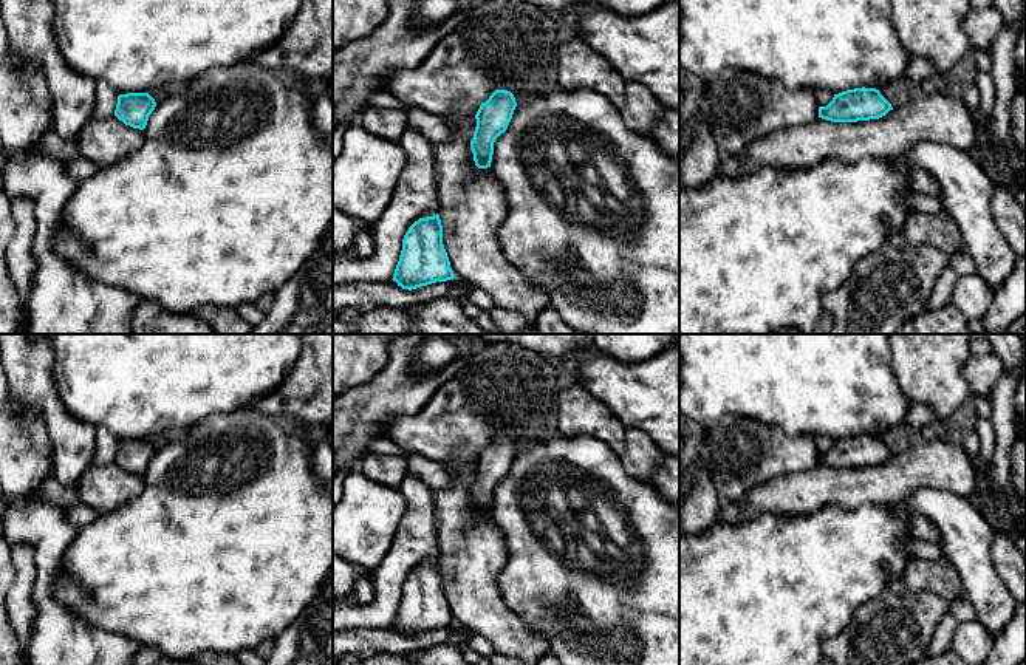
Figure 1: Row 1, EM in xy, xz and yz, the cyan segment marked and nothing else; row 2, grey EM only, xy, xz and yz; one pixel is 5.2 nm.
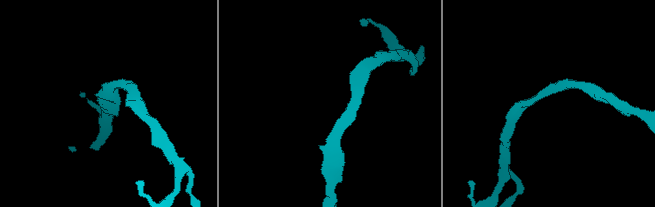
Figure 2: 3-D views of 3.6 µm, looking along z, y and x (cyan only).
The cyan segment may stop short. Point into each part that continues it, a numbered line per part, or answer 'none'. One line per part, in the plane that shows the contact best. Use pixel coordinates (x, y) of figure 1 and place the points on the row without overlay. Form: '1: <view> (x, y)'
none

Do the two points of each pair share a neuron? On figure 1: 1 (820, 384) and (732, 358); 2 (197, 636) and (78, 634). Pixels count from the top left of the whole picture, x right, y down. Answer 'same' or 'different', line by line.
1: same
2: different

